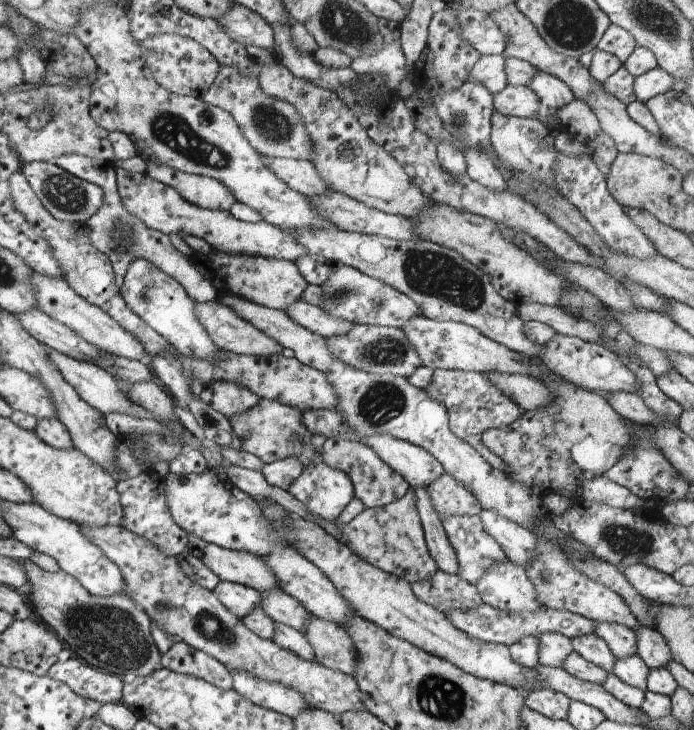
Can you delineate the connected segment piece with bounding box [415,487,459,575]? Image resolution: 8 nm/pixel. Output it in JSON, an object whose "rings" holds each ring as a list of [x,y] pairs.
{"rings":[[[425,487],[415,489],[418,509],[424,523],[426,541],[438,568],[452,575],[458,574],[459,561],[455,547],[451,544],[445,522],[435,510],[430,492]]]}

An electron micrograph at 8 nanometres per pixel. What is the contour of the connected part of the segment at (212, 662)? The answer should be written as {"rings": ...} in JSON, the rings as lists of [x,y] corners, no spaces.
{"rings":[[[177,639],[169,652],[163,655],[161,664],[175,672],[208,680],[225,690],[231,690],[234,687],[233,672],[225,664],[211,653],[199,650],[187,641]]]}

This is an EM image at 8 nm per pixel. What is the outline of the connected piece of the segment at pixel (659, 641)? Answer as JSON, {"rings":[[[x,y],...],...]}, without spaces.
{"rings":[[[641,623],[635,630],[638,636],[638,654],[651,669],[667,667],[674,660],[672,648],[657,629]]]}

